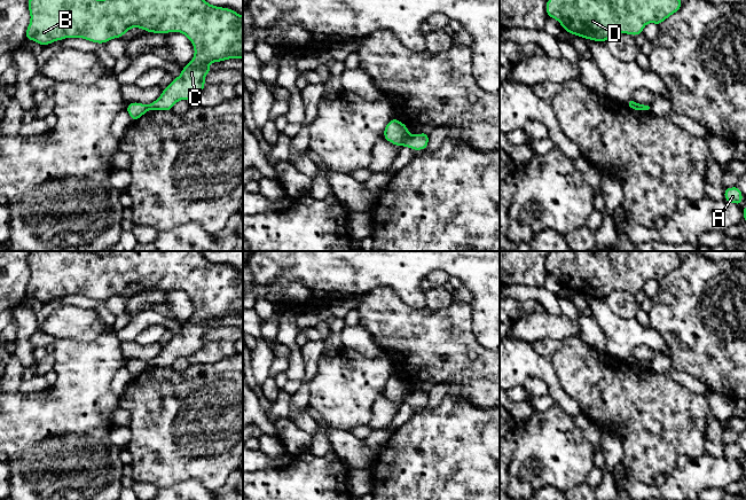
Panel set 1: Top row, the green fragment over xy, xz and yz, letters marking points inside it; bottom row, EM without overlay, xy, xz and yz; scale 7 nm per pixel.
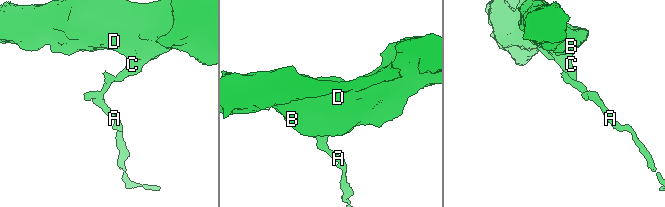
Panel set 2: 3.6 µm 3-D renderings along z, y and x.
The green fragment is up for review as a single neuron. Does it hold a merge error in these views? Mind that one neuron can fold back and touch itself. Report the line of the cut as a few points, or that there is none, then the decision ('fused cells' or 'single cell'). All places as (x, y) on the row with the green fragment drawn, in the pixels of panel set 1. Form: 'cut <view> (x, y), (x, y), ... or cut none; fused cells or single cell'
cut xz (407, 133), (402, 145); fused cells

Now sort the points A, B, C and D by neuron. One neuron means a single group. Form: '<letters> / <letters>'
A / B C D

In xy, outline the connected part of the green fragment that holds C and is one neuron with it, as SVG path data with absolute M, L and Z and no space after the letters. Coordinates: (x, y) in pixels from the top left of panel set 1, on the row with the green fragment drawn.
M29 0L28 8L31 19L25 38L41 46L65 38L83 38L92 42L105 44L111 39L121 38L132 28L152 33L180 32L187 36L195 49L193 60L182 68L181 75L162 91L160 96L148 106L149 110L170 111L178 101L189 101L195 97L206 86L204 78L212 71L209 68L210 63L243 58L243 16L233 9L212 6L205 0Z

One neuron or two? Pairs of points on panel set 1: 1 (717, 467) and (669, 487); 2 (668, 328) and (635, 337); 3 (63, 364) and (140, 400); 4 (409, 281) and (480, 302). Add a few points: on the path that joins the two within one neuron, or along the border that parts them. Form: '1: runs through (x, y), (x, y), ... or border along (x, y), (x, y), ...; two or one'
1: runs through (706, 471), (695, 474), (685, 483), (681, 483); one
2: border along (650, 326), (665, 343), (665, 354); two
3: border along (120, 397), (117, 406); two
4: runs through (430, 263), (455, 264), (472, 281); one

